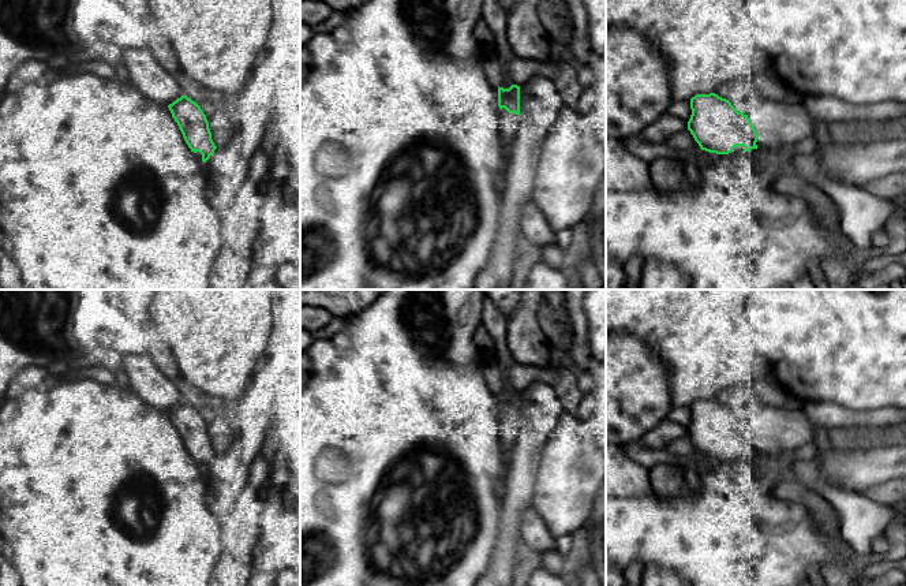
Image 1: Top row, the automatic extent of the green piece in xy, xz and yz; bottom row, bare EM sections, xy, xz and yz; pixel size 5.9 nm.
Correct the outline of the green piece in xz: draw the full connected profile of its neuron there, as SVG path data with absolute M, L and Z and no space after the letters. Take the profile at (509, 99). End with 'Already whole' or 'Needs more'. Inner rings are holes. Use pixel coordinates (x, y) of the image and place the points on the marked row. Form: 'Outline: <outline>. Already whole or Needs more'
Outline: M512 85L509 89L498 86L498 107L501 117L501 150L505 161L508 161L512 156L513 141L518 126L520 86Z. Needs more

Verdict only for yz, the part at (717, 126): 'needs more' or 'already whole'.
needs more

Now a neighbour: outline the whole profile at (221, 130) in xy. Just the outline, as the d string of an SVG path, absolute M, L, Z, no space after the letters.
M228 115L222 119L217 117L214 122L209 123L209 128L211 132L211 139L217 148L225 146L233 134Z

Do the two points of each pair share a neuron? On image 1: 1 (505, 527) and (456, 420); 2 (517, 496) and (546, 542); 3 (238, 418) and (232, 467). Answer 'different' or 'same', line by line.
1: different
2: different
3: same

